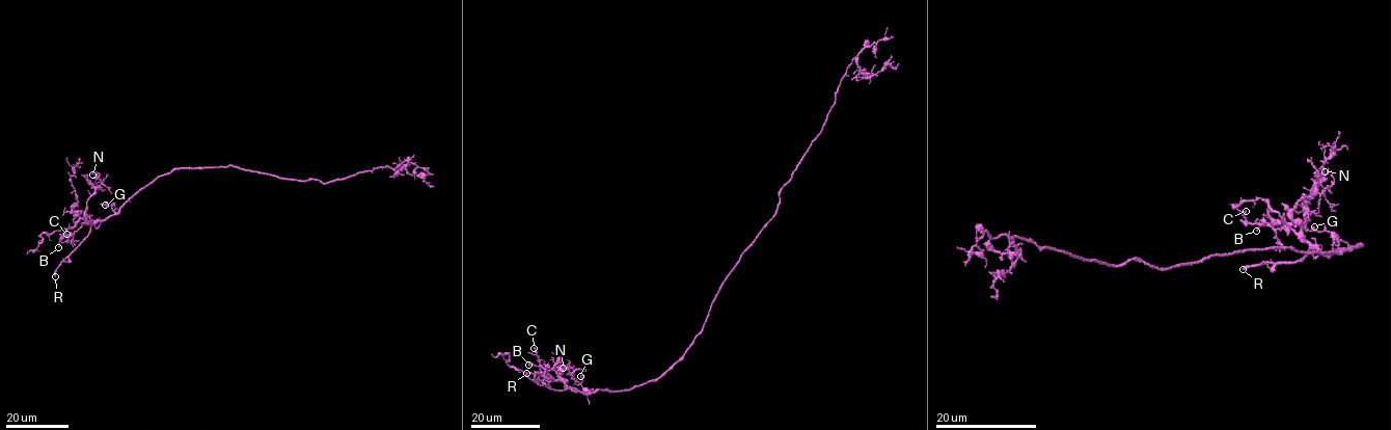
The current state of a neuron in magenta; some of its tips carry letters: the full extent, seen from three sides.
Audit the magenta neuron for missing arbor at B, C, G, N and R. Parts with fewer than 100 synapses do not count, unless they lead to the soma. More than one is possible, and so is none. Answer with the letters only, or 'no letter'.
R

